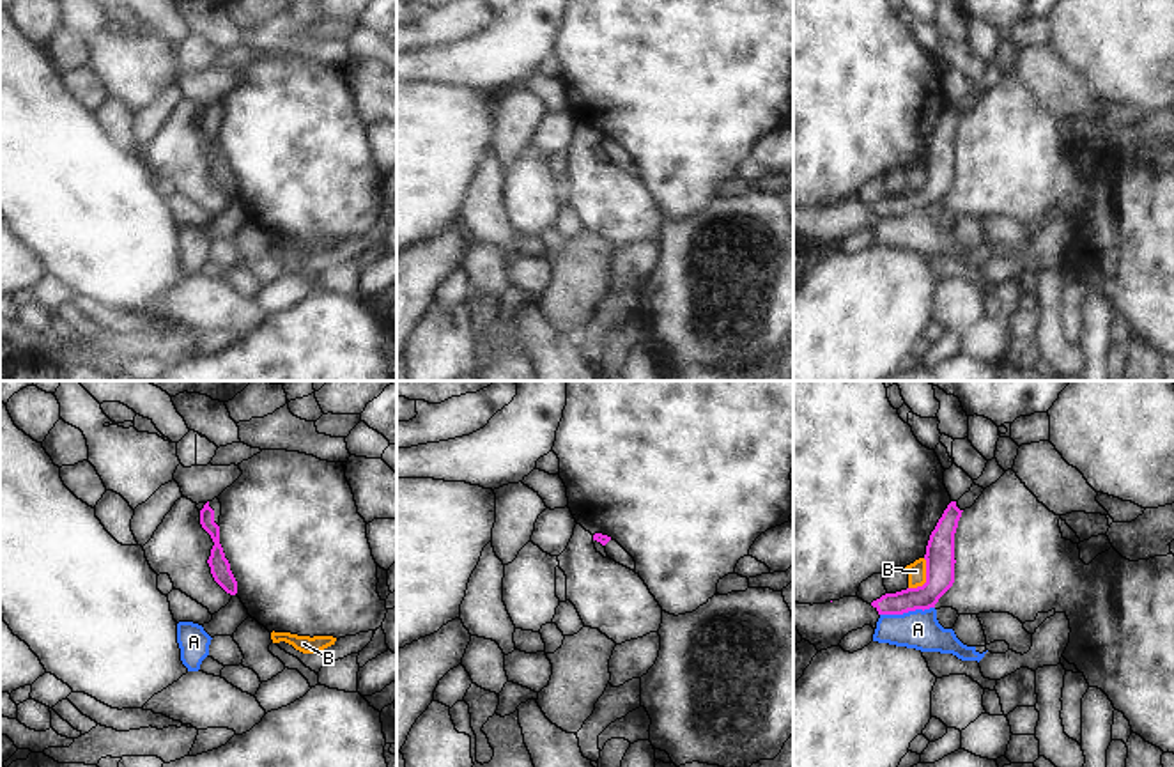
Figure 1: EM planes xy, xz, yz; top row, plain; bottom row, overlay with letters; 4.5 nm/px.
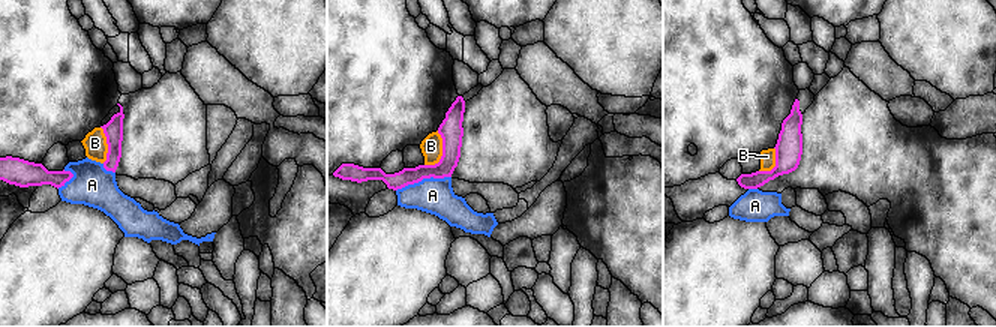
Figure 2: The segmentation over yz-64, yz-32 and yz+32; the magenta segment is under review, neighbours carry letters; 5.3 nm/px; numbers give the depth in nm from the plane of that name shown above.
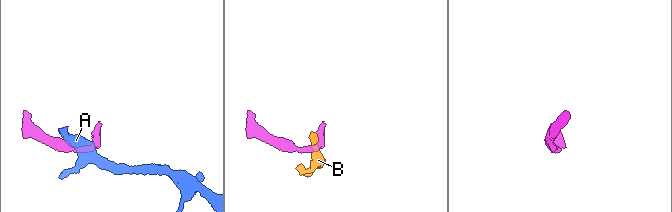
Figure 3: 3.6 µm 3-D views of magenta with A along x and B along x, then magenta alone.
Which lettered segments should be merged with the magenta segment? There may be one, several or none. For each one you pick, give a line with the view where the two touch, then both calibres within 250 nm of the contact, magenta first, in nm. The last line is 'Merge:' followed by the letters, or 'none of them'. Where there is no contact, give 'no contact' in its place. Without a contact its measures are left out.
Merge: none of them

